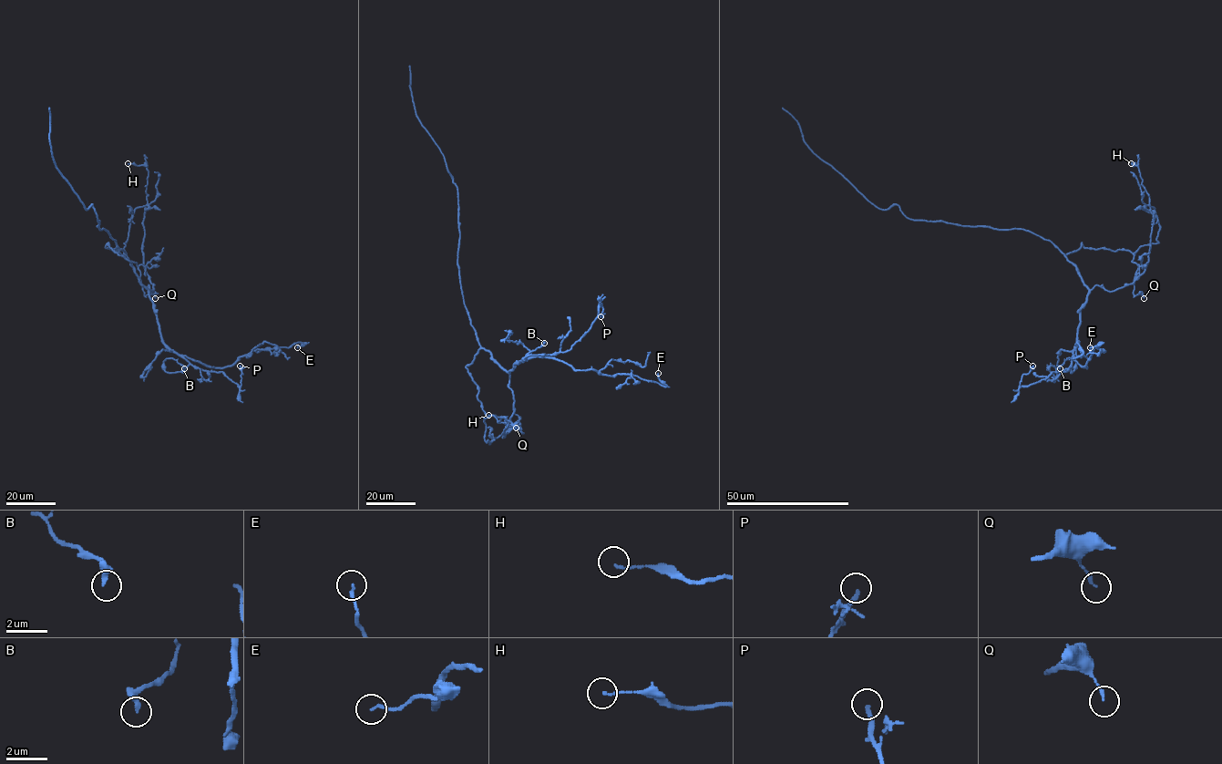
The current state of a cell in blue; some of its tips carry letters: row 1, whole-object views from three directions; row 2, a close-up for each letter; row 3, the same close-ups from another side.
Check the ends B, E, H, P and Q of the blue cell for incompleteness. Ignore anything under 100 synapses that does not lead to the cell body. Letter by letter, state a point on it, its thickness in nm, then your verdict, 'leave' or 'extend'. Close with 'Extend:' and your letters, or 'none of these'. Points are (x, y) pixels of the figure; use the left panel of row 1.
B: at (184, 368); 320 nm thick; leave
E: at (297, 347); 140 nm thick; leave
H: at (128, 163); 90 nm thick; leave
P: at (240, 366); 220 nm thick; leave
Q: at (155, 298); 130 nm thick; leave
Extend: none of these

